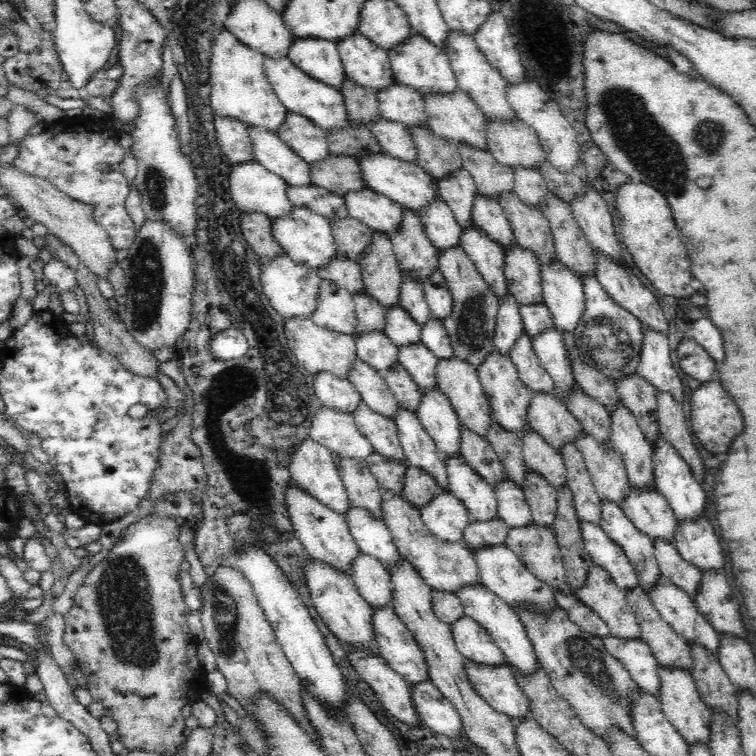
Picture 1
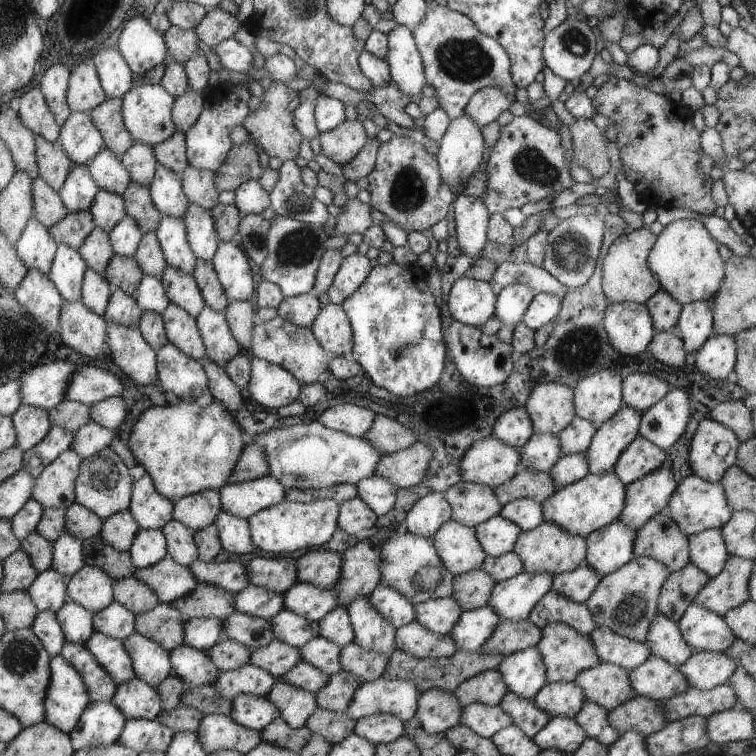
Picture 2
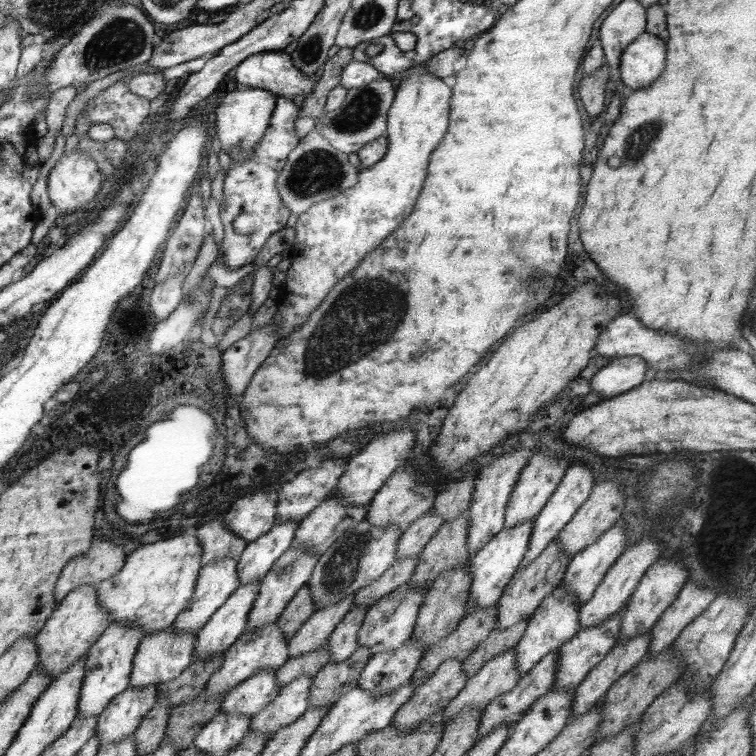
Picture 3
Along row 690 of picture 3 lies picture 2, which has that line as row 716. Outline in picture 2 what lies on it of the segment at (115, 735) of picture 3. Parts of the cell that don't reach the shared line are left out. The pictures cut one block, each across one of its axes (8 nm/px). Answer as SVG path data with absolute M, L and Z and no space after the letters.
M136 677L118 686L111 700L127 719L154 721L163 714L159 691Z

